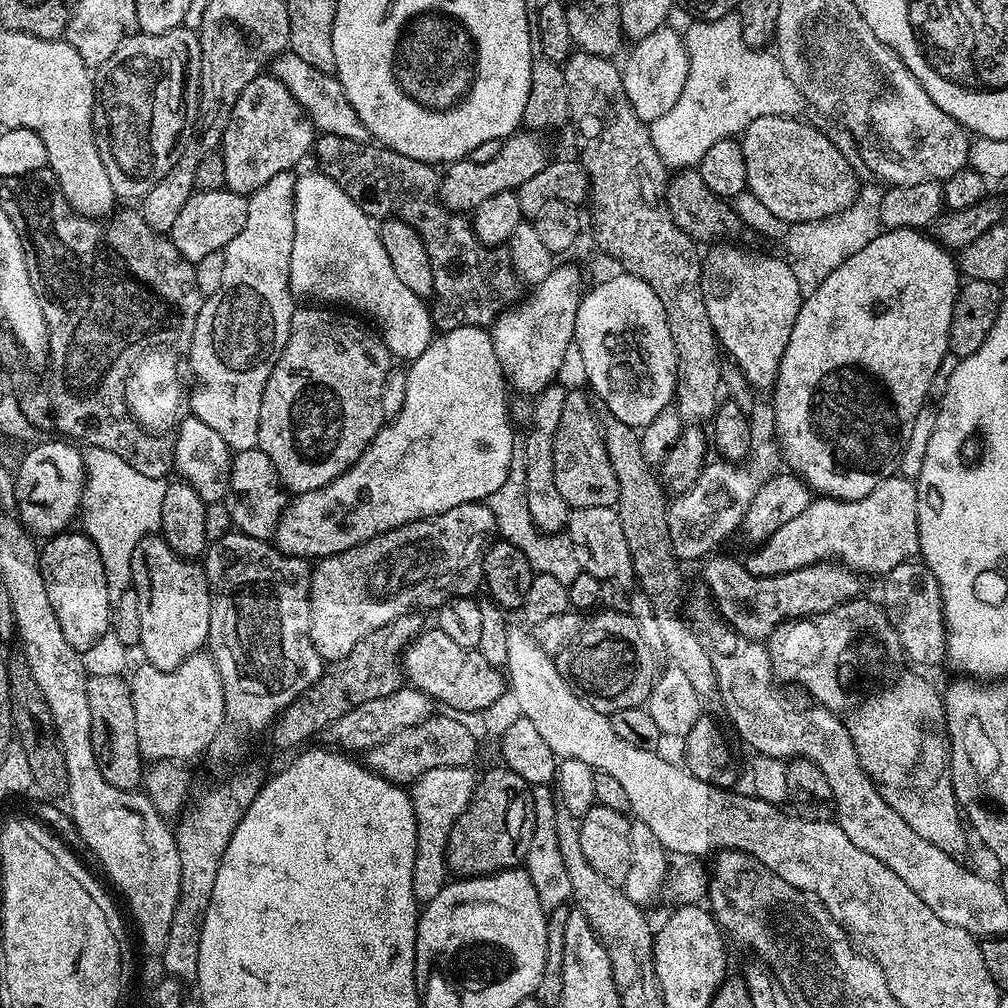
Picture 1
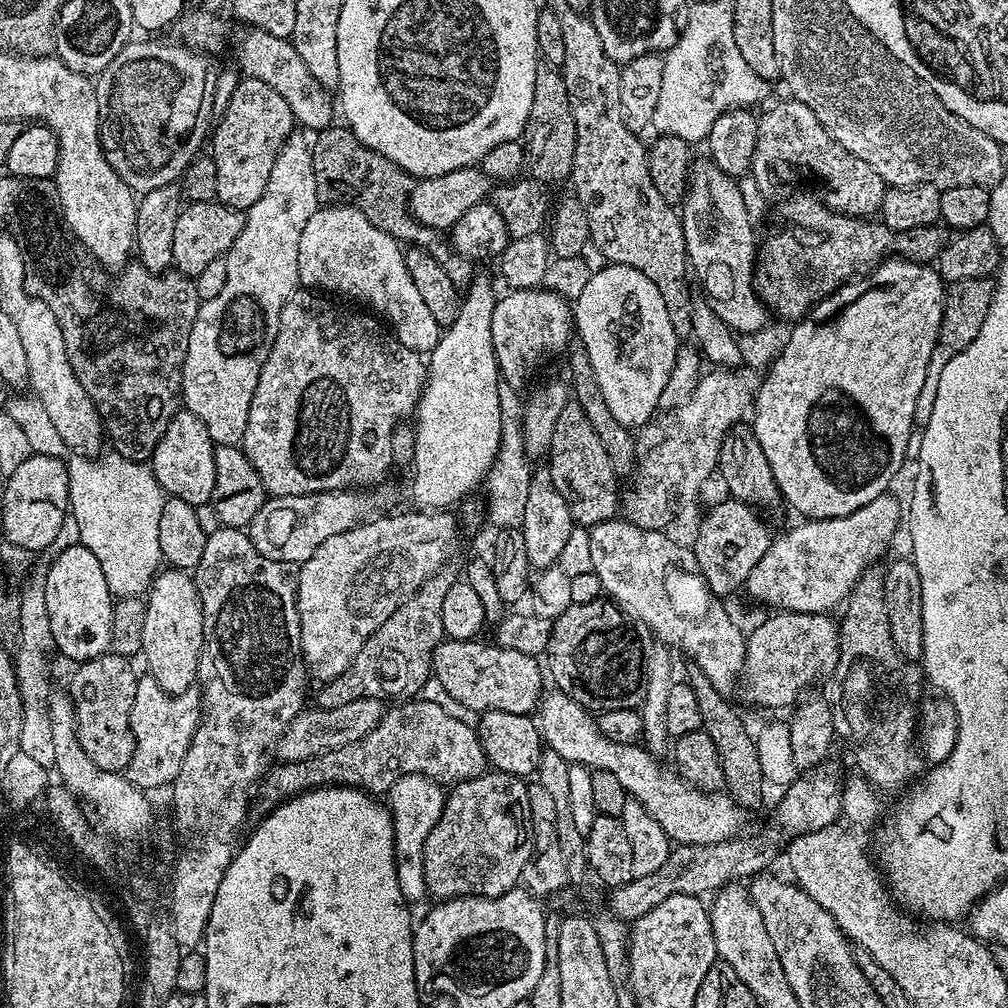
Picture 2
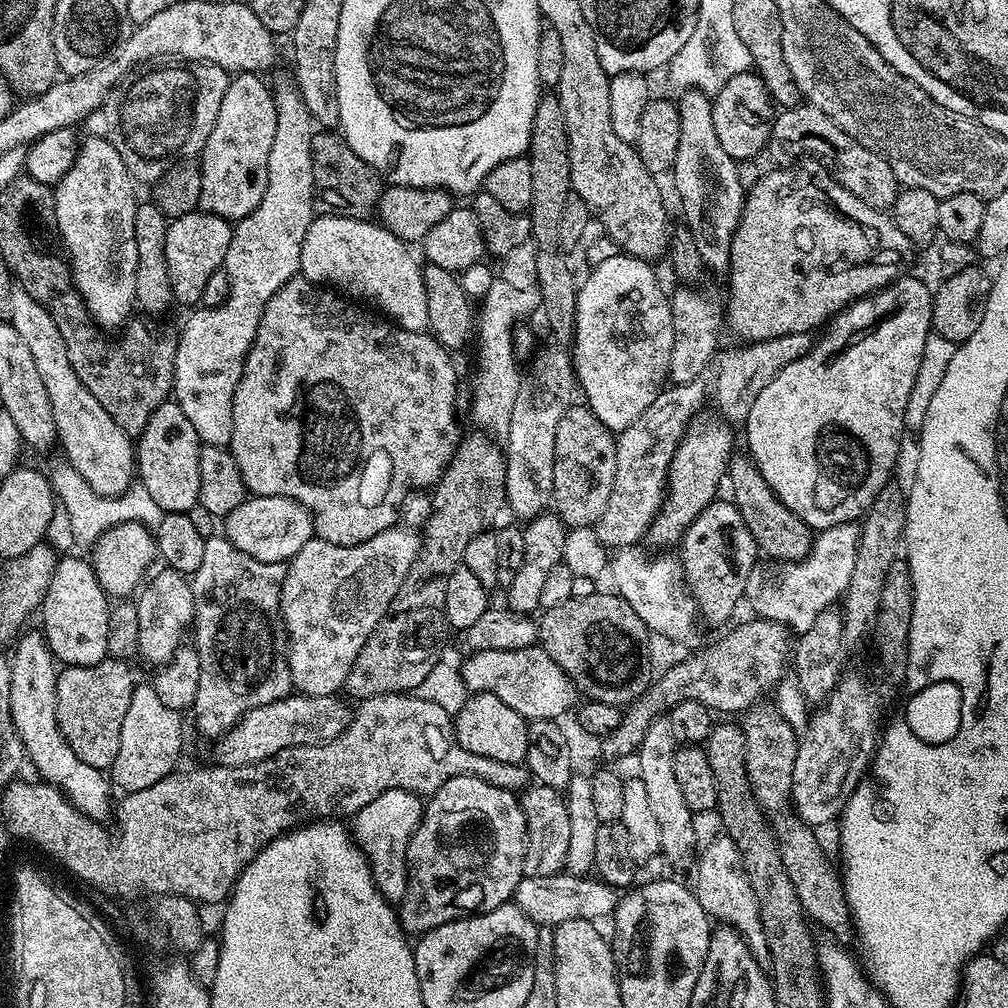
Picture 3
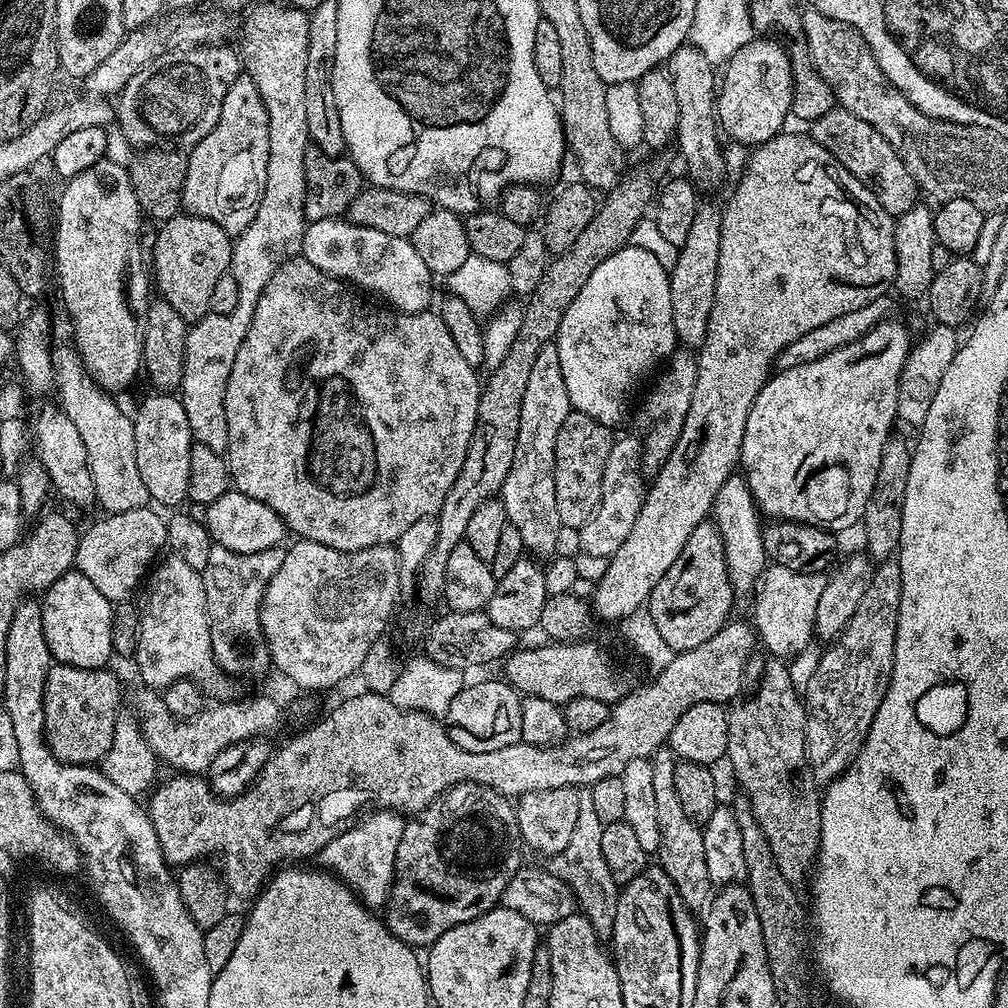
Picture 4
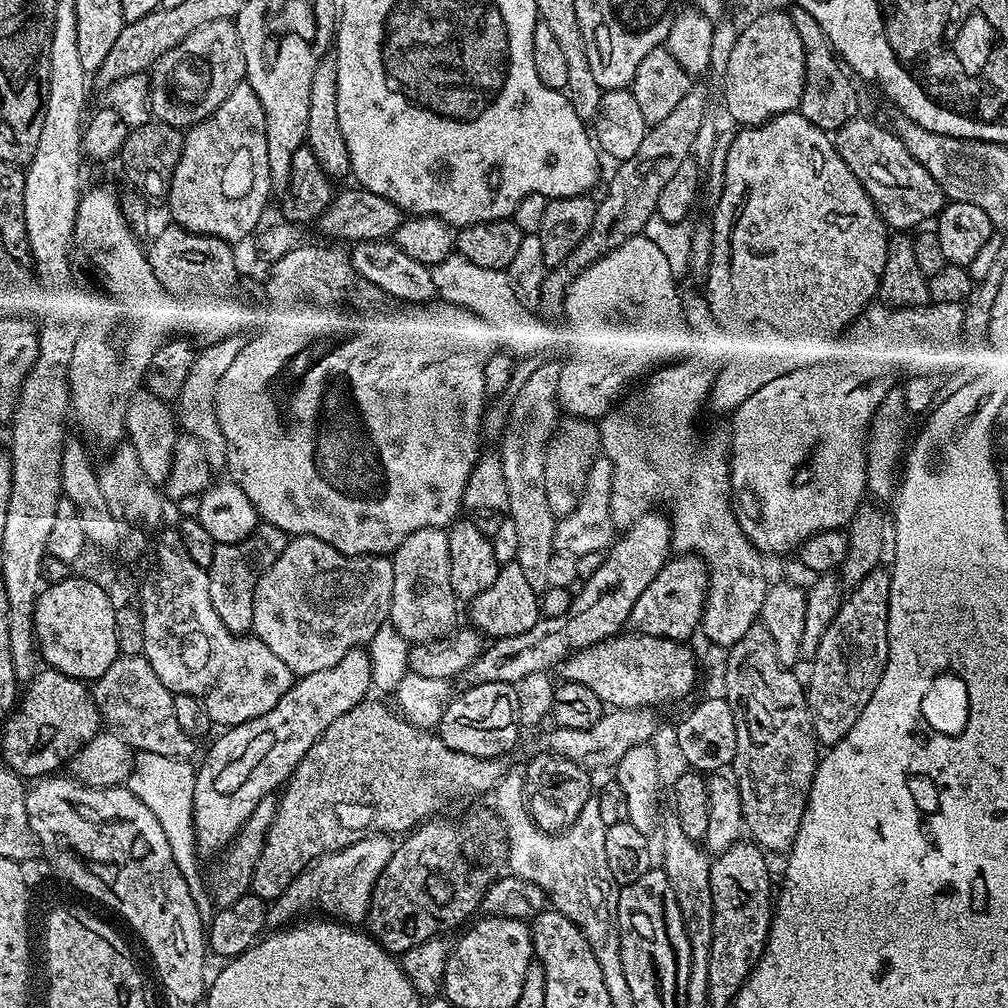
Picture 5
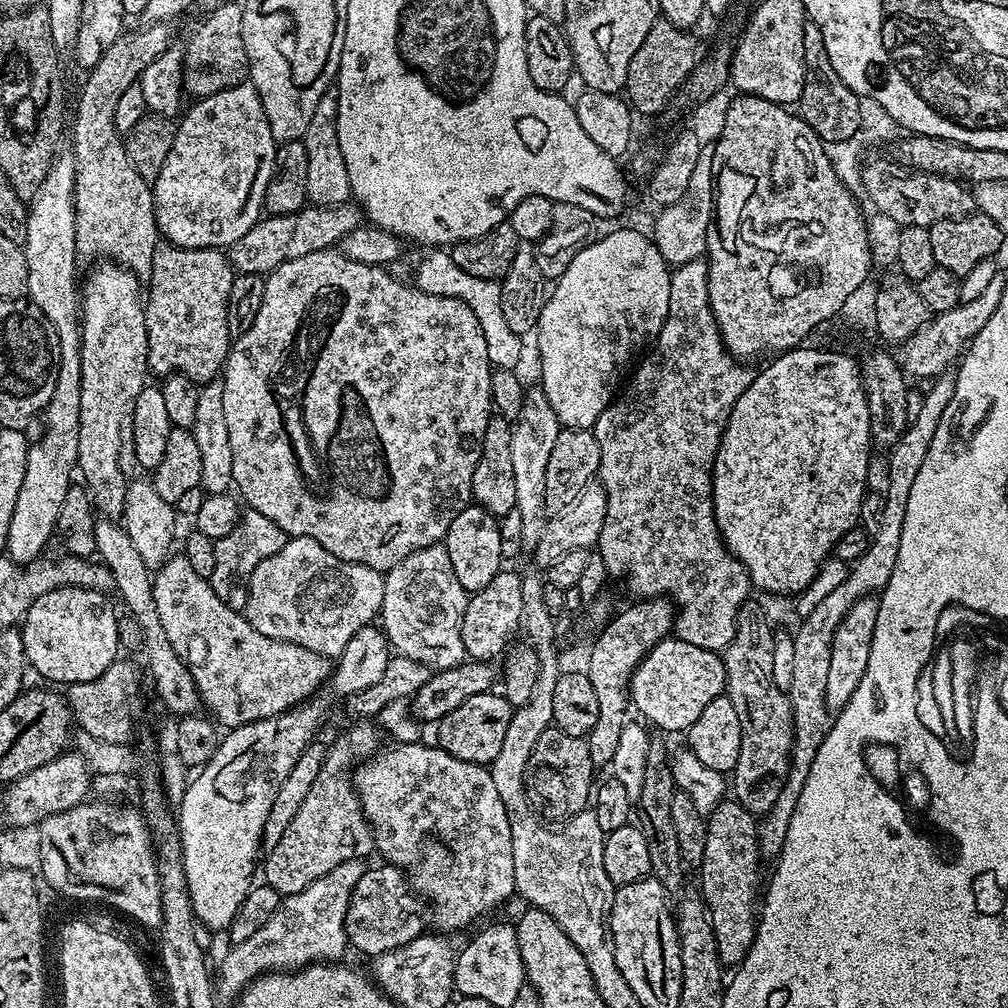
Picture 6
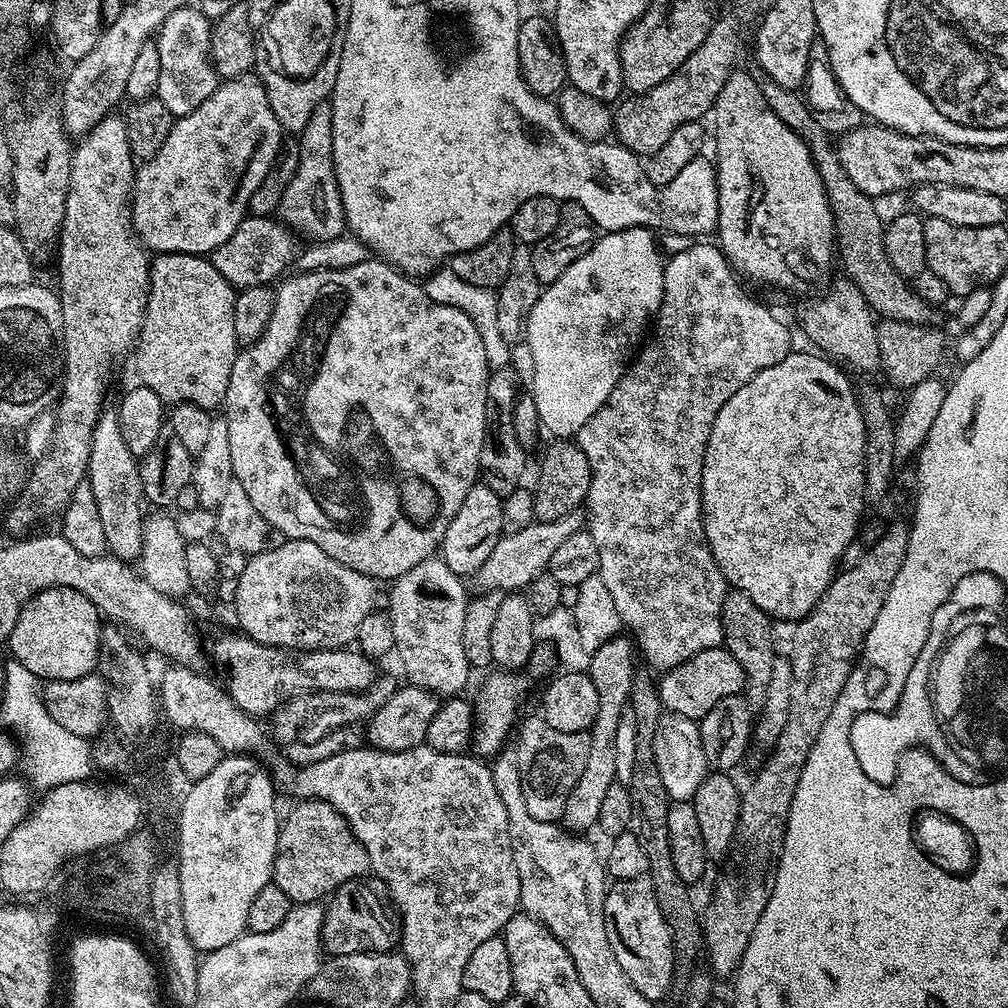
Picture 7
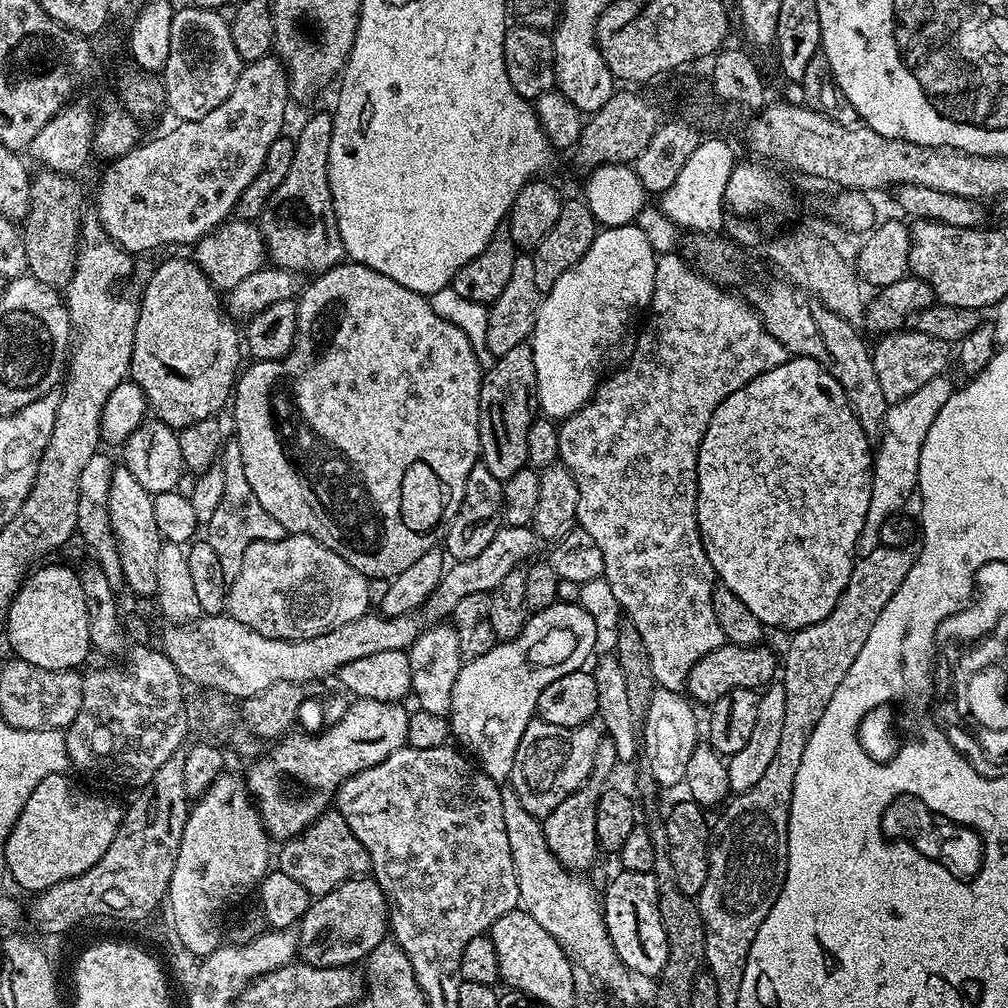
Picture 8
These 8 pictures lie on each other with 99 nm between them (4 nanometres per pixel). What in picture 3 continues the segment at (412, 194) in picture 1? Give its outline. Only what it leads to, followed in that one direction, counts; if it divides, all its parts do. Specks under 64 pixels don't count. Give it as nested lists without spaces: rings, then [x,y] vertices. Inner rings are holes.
[[[316,130],[312,133],[312,165],[314,166],[315,203],[325,213],[337,216],[368,218],[377,211],[385,181],[370,165],[362,162],[345,142],[343,135],[332,130]]]

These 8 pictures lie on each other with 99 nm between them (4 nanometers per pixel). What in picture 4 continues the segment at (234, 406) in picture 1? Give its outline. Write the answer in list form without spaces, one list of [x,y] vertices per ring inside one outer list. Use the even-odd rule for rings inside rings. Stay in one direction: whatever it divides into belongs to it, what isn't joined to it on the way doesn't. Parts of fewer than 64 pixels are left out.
[[[257,3],[243,17],[244,20],[244,52],[242,48],[242,68],[258,86],[258,94],[262,94],[262,102],[266,106],[270,146],[266,162],[266,186],[260,199],[258,210],[246,226],[246,230],[235,237],[232,246],[232,267],[230,275],[238,282],[238,306],[230,310],[230,314],[207,315],[195,321],[188,329],[186,337],[186,362],[178,395],[186,410],[186,418],[190,421],[192,439],[202,446],[210,446],[210,450],[224,454],[228,451],[228,431],[226,430],[226,382],[230,382],[230,370],[234,370],[234,358],[238,358],[238,350],[246,338],[246,330],[250,330],[250,322],[254,318],[254,310],[258,298],[262,298],[262,290],[266,282],[276,273],[278,259],[276,255],[284,252],[288,244],[295,245],[303,237],[306,227],[304,219],[304,203],[306,202],[306,150],[310,147],[306,130],[306,46],[310,42],[309,13],[301,8],[290,8],[276,4]]]

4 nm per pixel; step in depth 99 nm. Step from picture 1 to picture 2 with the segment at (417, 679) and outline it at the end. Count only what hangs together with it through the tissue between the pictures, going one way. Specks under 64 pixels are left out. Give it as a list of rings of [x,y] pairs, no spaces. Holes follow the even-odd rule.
[[[483,639],[474,640],[441,640],[439,646],[432,655],[432,676],[446,686],[446,691],[457,702],[468,706],[481,714],[494,710],[502,710],[510,714],[522,714],[527,716],[537,711],[542,699],[542,687],[540,688],[540,672],[542,676],[542,664],[537,657],[530,654],[518,654],[518,650],[502,648],[495,642],[483,644]]]

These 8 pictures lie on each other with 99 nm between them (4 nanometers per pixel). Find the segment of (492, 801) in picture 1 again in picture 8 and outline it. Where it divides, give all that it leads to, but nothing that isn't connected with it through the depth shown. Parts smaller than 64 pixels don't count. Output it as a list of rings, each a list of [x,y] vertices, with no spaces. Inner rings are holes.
[[[372,878],[342,882],[325,896],[315,897],[298,925],[299,959],[315,968],[356,966],[385,940],[390,932],[390,909],[384,891]]]

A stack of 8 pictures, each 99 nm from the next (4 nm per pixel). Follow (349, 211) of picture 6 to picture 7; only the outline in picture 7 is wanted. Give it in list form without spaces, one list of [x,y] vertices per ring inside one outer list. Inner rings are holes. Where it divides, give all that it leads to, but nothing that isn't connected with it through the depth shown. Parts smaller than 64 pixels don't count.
[[[249,214],[240,223],[238,230],[234,230],[234,234],[230,234],[222,246],[210,253],[210,259],[214,270],[218,270],[218,274],[222,274],[222,278],[226,278],[233,288],[262,287],[279,281],[289,271],[287,268],[293,267],[298,252],[296,243],[298,240],[292,229],[279,219]]]

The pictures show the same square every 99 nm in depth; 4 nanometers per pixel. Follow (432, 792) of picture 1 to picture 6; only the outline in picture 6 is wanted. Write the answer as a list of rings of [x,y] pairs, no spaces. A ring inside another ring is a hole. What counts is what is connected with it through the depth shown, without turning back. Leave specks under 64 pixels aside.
[[[351,860],[342,862],[342,866],[334,866],[330,874],[322,874],[306,890],[298,890],[298,894],[290,894],[281,899],[278,910],[258,930],[251,938],[246,938],[246,942],[232,944],[229,952],[225,954],[224,961],[220,964],[220,969],[214,972],[214,992],[221,1001],[235,1001],[240,993],[261,974],[270,972],[282,972],[285,970],[295,970],[297,968],[307,968],[309,964],[319,964],[321,962],[336,962],[341,959],[344,948],[349,947],[348,935],[344,927],[346,926],[346,910],[352,897],[354,886],[358,886],[358,878],[362,878],[366,864],[364,860]]]

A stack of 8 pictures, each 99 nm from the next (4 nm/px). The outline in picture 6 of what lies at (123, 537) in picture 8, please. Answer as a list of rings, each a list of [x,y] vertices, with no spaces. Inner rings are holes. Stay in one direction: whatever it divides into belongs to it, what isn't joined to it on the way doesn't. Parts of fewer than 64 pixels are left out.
[[[104,262],[99,265],[97,272],[88,276],[88,281],[82,284],[82,303],[80,306],[80,357],[82,358],[82,374],[80,375],[80,429],[78,430],[78,461],[79,475],[84,475],[83,487],[87,488],[89,496],[97,513],[109,518],[120,518],[124,515],[126,490],[130,483],[128,471],[134,468],[134,402],[138,402],[138,394],[146,386],[144,379],[149,379],[148,370],[148,339],[146,338],[146,322],[144,321],[144,304],[142,303],[142,284],[136,279],[134,272],[122,268],[118,264]]]

